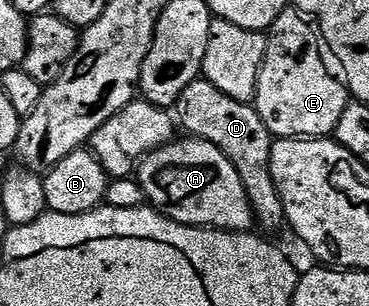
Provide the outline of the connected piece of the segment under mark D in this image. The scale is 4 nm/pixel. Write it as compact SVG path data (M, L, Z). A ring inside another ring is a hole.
M204 78L194 80L184 86L184 94L180 94L176 105L176 116L187 128L191 137L212 142L236 166L236 174L240 174L240 182L244 182L244 190L248 194L248 202L254 211L254 219L266 228L283 227L286 219L284 202L276 190L276 182L270 169L270 155L275 137L271 136L268 126L260 118L258 109L253 103L236 102L236 98L228 98L228 94L220 94L212 82Z

